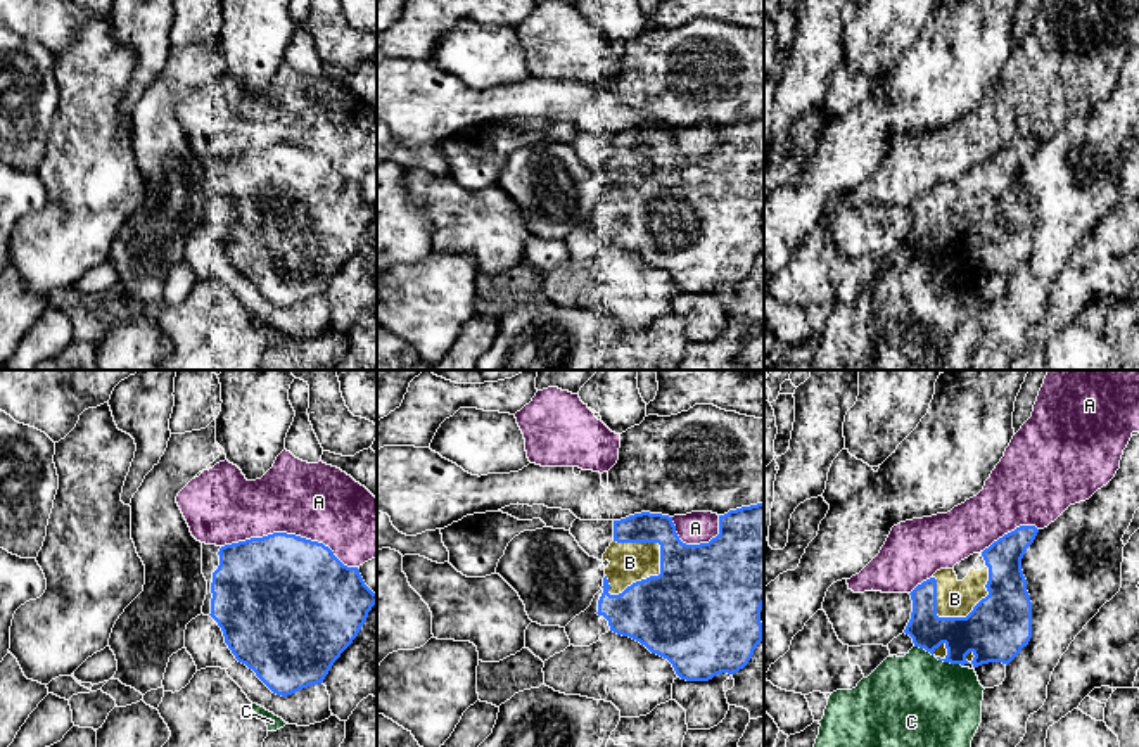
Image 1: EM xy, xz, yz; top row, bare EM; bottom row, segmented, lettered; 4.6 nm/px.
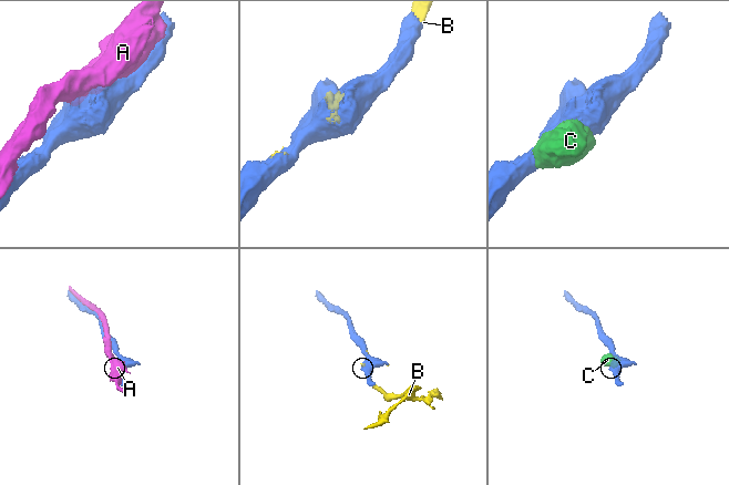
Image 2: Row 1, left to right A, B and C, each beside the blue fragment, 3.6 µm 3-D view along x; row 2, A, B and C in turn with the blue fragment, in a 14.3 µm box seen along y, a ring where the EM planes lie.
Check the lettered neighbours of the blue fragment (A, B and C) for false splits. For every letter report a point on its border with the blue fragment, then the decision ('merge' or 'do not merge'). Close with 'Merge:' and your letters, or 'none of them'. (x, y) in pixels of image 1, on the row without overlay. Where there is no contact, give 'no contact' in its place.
A: xy (289, 147) | do not merge
B: xz (650, 189) | merge
C: yz (949, 274) | do not merge
Merge: B

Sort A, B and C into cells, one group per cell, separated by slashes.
A / B / C

